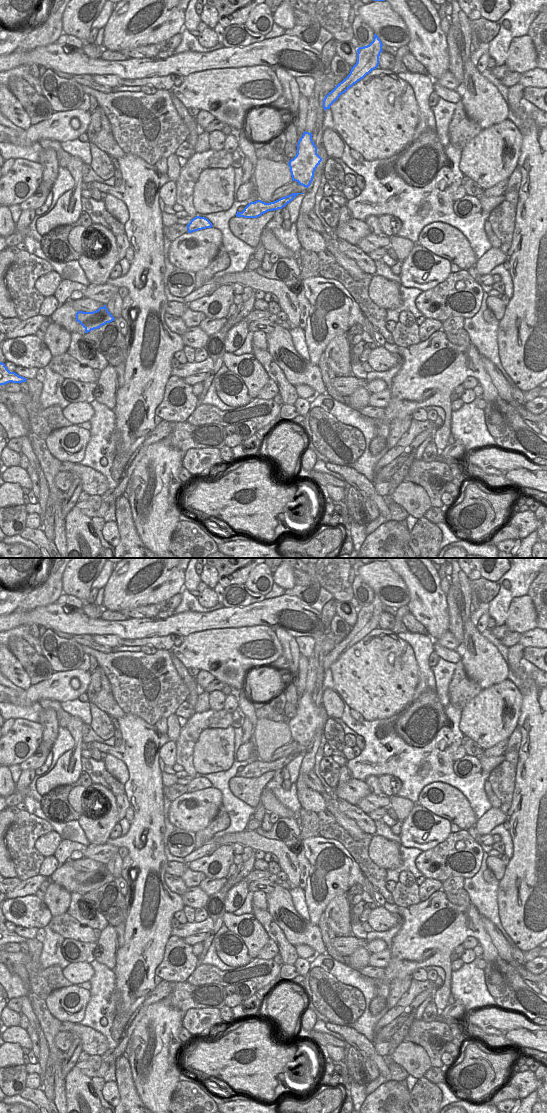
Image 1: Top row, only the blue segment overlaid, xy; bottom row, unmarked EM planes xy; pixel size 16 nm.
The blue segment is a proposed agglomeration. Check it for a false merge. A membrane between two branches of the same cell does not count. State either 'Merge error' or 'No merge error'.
No merge error

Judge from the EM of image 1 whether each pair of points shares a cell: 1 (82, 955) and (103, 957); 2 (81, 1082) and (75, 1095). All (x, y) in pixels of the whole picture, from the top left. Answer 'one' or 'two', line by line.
1: two
2: one

